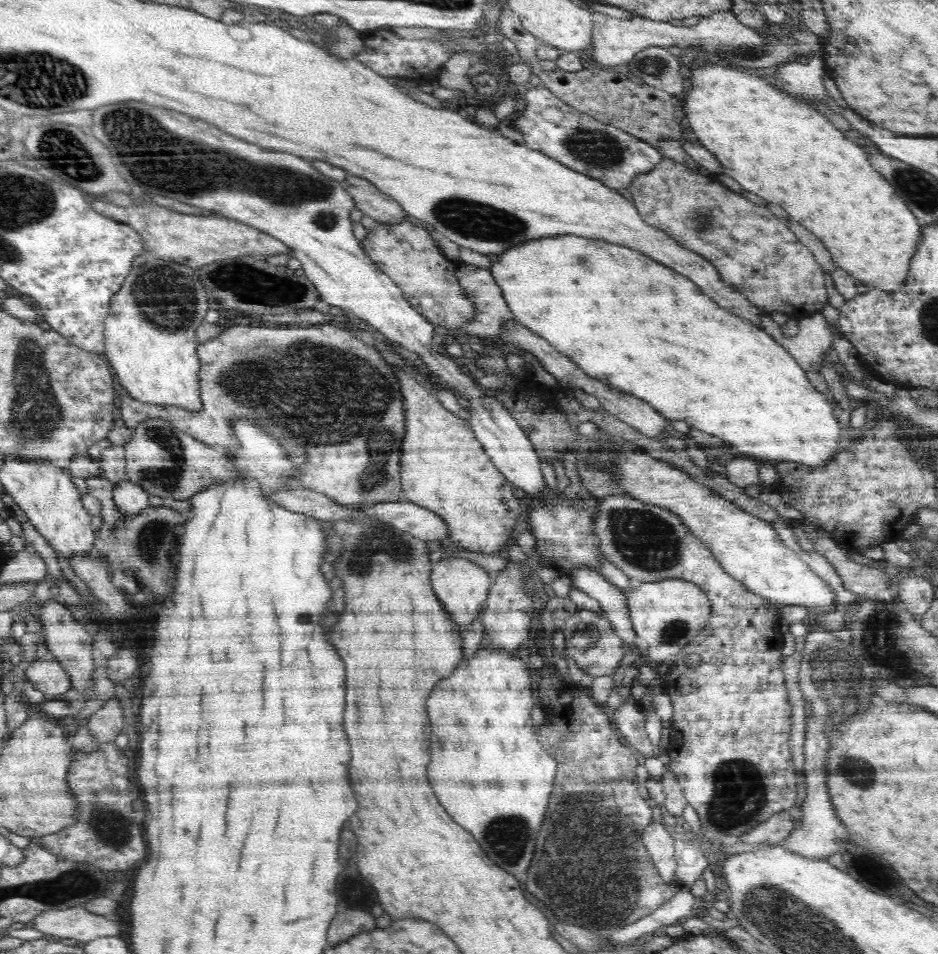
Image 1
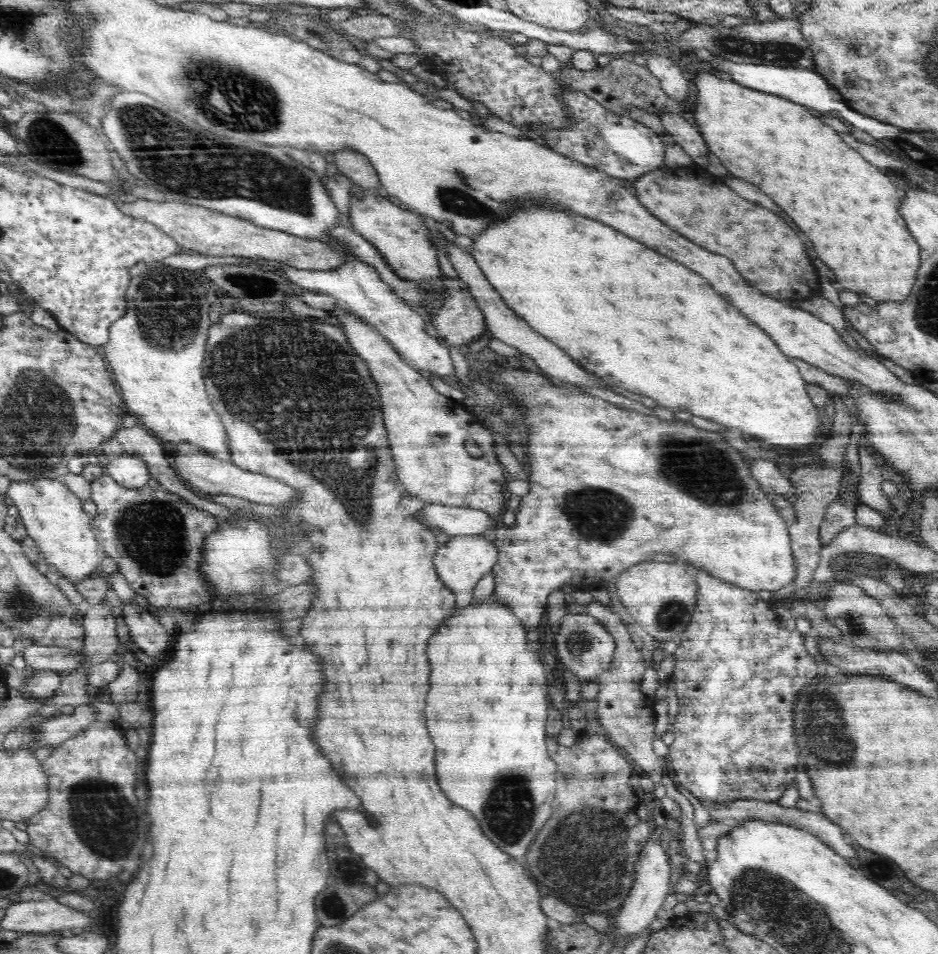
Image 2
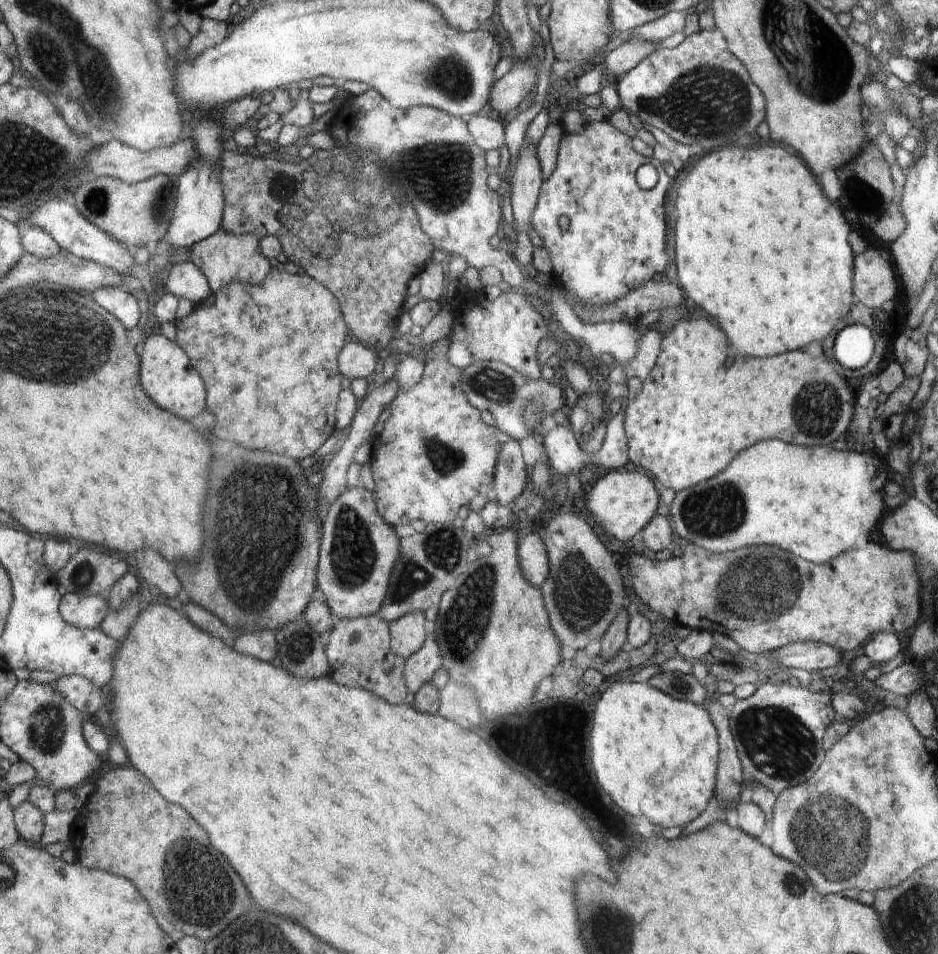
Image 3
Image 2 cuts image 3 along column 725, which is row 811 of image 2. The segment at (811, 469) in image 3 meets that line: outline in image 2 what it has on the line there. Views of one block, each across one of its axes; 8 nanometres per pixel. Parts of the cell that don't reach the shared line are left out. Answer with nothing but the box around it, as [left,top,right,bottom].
[426,598,557,856]

